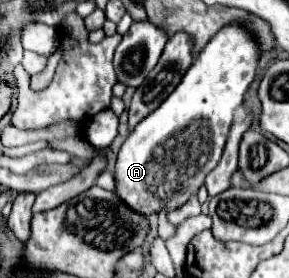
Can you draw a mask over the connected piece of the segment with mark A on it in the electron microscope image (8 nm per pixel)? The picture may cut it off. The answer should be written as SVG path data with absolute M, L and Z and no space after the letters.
M228 24L206 44L206 48L192 62L192 66L188 68L176 90L128 134L116 156L114 192L132 212L142 212L142 216L146 218L162 210L172 212L184 206L186 200L200 190L204 178L208 176L210 170L216 168L222 156L234 112L242 104L242 96L256 76L258 60L260 50L258 44L254 42L254 36L242 24Z

